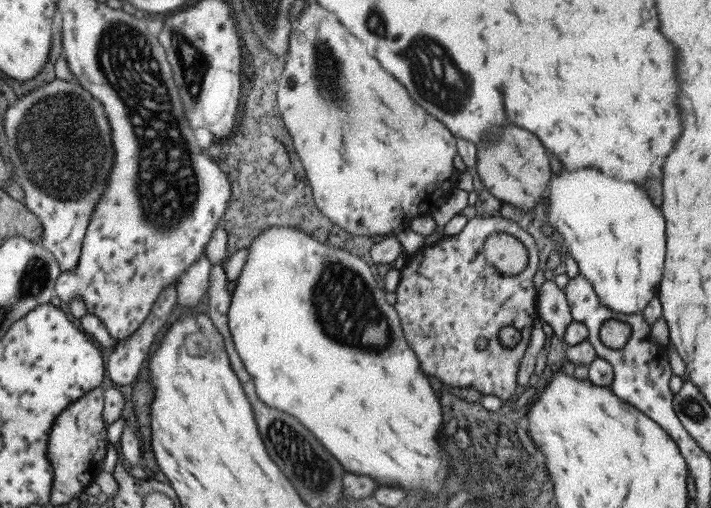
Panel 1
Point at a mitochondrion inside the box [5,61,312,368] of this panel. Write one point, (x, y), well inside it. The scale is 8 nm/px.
(60, 144)

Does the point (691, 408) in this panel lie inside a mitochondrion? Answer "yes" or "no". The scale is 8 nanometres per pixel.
yes

